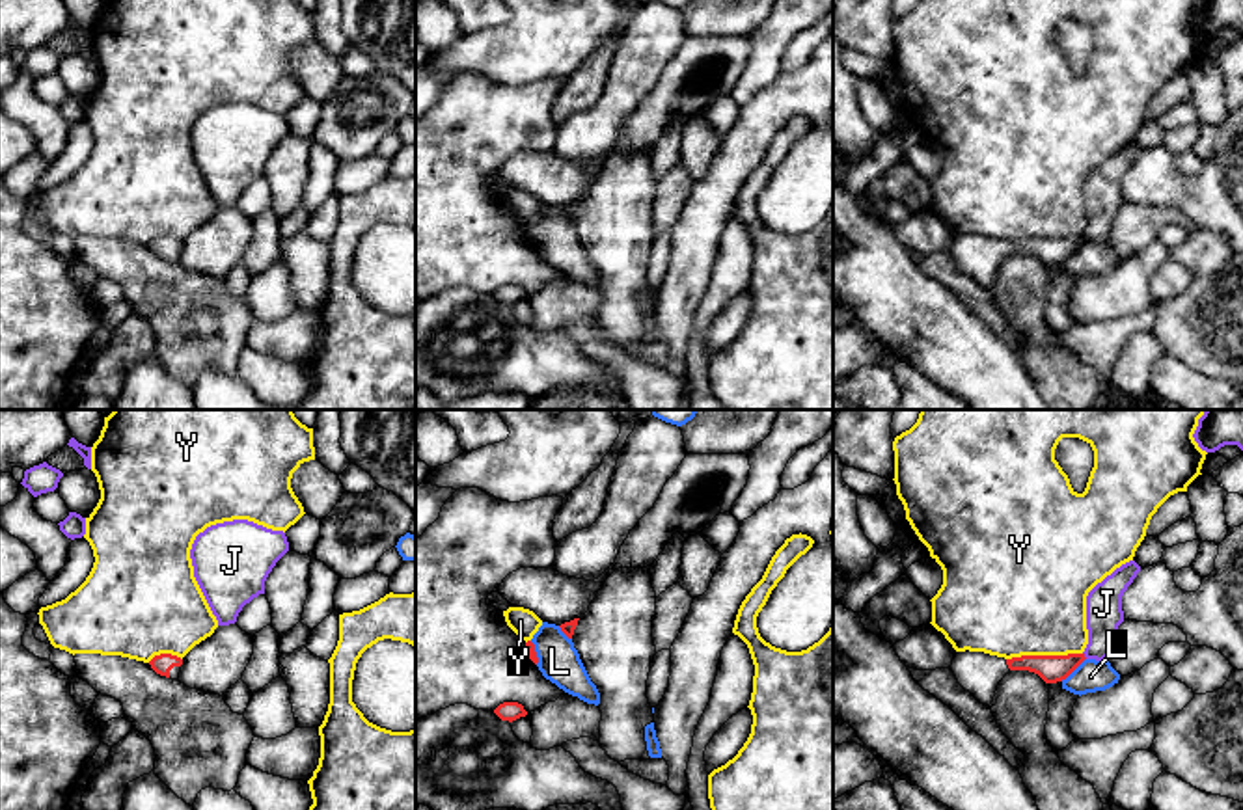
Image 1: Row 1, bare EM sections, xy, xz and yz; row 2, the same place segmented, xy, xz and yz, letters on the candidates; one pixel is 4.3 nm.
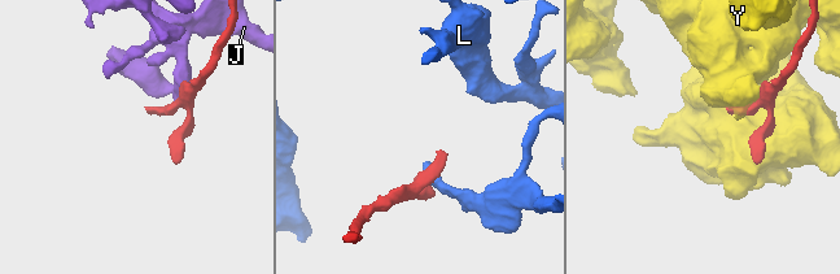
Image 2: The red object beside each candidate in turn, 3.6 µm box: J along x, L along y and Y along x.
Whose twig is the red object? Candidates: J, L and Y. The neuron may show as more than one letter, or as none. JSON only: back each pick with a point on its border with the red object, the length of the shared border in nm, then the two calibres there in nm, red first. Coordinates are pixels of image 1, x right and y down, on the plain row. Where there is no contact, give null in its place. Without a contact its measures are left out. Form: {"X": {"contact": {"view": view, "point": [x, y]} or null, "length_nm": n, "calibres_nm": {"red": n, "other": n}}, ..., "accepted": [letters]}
{"accepted": []}

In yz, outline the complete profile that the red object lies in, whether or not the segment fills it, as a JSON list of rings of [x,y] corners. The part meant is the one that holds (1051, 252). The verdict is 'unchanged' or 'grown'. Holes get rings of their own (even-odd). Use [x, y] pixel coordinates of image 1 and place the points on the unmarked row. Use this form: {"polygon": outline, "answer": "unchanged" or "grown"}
{"polygon": [[[965,233],[956,235],[950,253],[965,274],[980,287],[990,289],[999,264],[1010,253],[1029,253],[1038,257],[1045,266],[1057,266],[1066,263],[1085,242],[1085,236],[1021,238],[1004,242],[984,235]]], "answer": "grown"}

